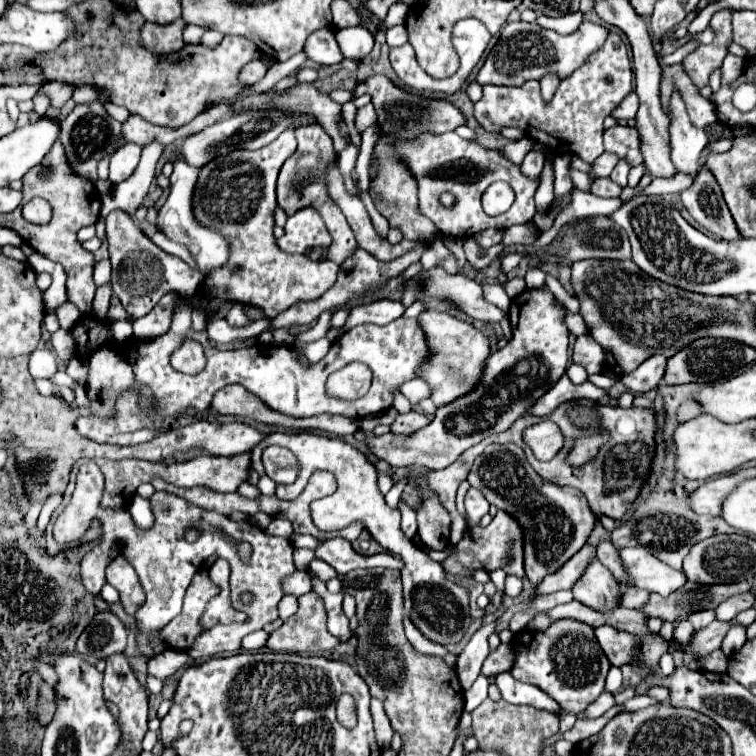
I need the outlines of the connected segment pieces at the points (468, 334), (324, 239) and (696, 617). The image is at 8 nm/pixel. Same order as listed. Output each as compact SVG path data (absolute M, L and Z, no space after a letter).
M422 311L418 315L418 325L424 331L428 343L428 361L418 367L418 377L430 385L430 399L436 407L444 407L480 385L484 363L490 357L490 341L472 323L466 323L450 313Z
M304 207L288 217L284 235L276 239L286 253L306 253L310 247L330 247L332 237L314 207Z
M696 611L688 615L690 623L694 625L694 629L702 629L706 627L710 621L714 621L714 611Z

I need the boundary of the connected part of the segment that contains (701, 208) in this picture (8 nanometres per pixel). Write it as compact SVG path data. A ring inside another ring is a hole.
M702 167L694 183L686 191L682 191L682 203L690 211L690 215L700 225L704 225L714 237L726 241L740 237L734 219L728 211L728 205L722 197L720 185L710 169Z

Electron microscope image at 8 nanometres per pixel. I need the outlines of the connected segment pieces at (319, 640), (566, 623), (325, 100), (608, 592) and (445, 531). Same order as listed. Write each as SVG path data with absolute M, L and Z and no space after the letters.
M310 591L298 597L298 611L268 637L266 647L274 652L311 655L334 649L339 643L340 641L327 630L327 613L322 599L314 591Z
M556 619L545 631L527 630L516 635L512 641L516 653L514 667L510 669L512 675L516 675L516 679L524 683L532 683L546 691L562 709L578 715L604 691L610 663L608 657L602 653L590 625L576 619Z
M298 83L296 87L290 87L286 93L280 93L274 97L274 105L278 111L284 111L284 113L312 115L332 137L336 151L342 151L348 147L350 141L342 135L338 127L342 105L334 103L328 95L320 93L314 87L314 83Z
M598 557L588 563L584 575L574 583L572 593L574 599L596 611L620 607L620 585L616 583L614 575L598 561Z
M432 495L422 501L418 509L418 535L422 537L422 543L442 551L448 547L450 537L450 515L440 507L440 501Z

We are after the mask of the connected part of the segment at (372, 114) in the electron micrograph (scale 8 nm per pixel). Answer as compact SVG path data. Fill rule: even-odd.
M372 103L366 105L366 107L362 107L362 109L358 109L358 115L356 115L356 127L358 127L358 131L364 131L366 127L370 127L374 123L376 123L376 111L374 111Z

